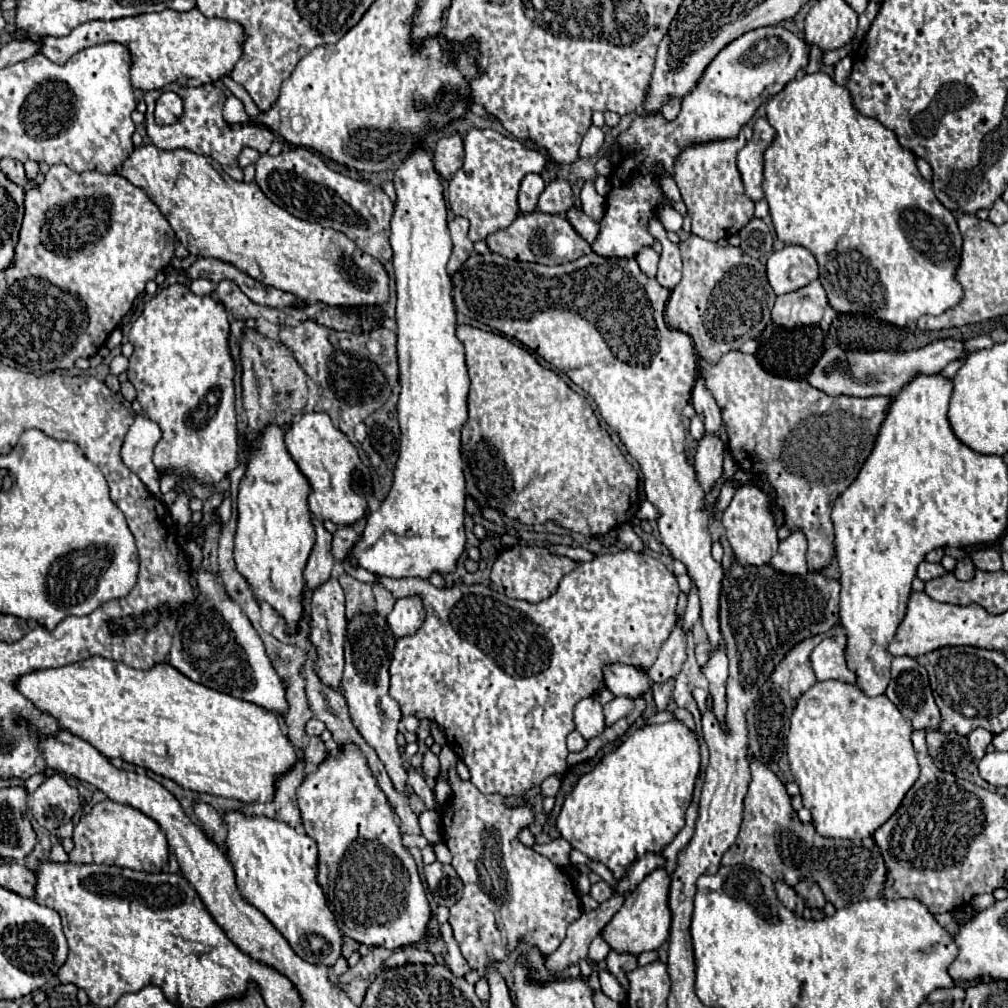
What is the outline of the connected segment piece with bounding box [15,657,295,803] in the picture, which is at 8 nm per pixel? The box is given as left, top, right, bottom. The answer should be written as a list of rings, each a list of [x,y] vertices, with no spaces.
[[[89,657],[65,667],[25,673],[17,677],[15,689],[39,711],[57,719],[61,729],[89,741],[107,759],[119,757],[199,793],[231,797],[243,803],[267,803],[273,799],[273,781],[295,763],[295,749],[277,723],[277,715],[249,701],[195,683],[169,663],[157,663],[147,671],[139,671],[121,661]]]

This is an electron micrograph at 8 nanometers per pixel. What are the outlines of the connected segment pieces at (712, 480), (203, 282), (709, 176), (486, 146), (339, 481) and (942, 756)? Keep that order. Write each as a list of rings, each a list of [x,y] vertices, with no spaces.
[[[705,435],[699,441],[695,453],[695,471],[705,493],[709,493],[713,485],[721,479],[725,453],[727,453],[727,445],[715,435]]]
[[[195,279],[189,283],[189,289],[197,295],[211,295],[215,291],[215,283],[209,279]]]
[[[745,125],[739,137],[725,141],[711,141],[705,145],[693,145],[681,151],[675,163],[675,183],[683,195],[683,201],[691,215],[693,233],[707,239],[719,241],[721,237],[731,237],[739,233],[753,219],[753,201],[743,191],[743,181],[737,171],[737,153],[745,147],[745,137],[750,141],[753,130]]]
[[[471,129],[465,137],[463,167],[449,181],[449,207],[455,215],[469,219],[469,239],[483,241],[487,235],[505,229],[519,213],[517,191],[527,173],[541,173],[545,155],[527,149],[517,139],[509,139],[493,129]]]
[[[305,413],[295,417],[285,433],[285,445],[313,487],[309,495],[311,513],[335,525],[353,525],[367,515],[367,501],[373,495],[371,473],[359,459],[355,445],[343,431],[335,429],[327,413]]]
[[[929,731],[927,749],[935,765],[945,773],[955,773],[959,769],[959,755],[961,755],[961,769],[967,769],[973,763],[973,755],[971,755],[967,737],[959,733]]]

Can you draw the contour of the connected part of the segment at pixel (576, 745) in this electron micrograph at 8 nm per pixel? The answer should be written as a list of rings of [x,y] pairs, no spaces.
[[[571,731],[567,737],[567,747],[569,747],[569,751],[581,751],[587,747],[587,739],[581,737],[581,733]]]

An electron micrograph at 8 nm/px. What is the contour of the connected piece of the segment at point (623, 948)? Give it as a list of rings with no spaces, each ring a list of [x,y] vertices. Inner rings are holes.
[[[659,867],[635,887],[635,891],[625,899],[623,907],[607,923],[603,931],[603,937],[611,945],[611,949],[621,951],[621,953],[639,955],[643,951],[653,951],[661,947],[661,943],[669,937],[669,929],[671,929],[669,885],[671,885],[669,873],[663,867]]]

